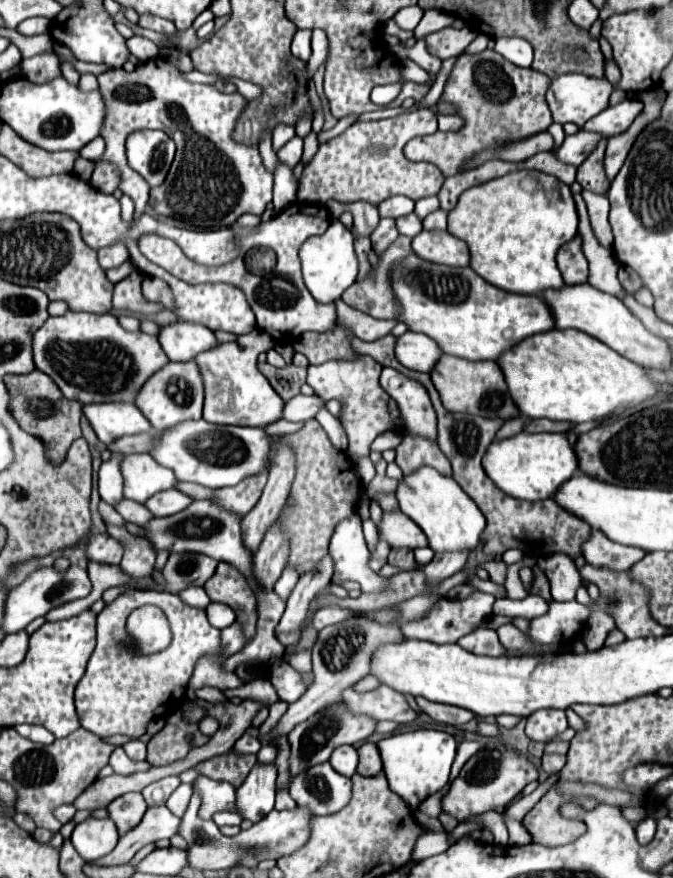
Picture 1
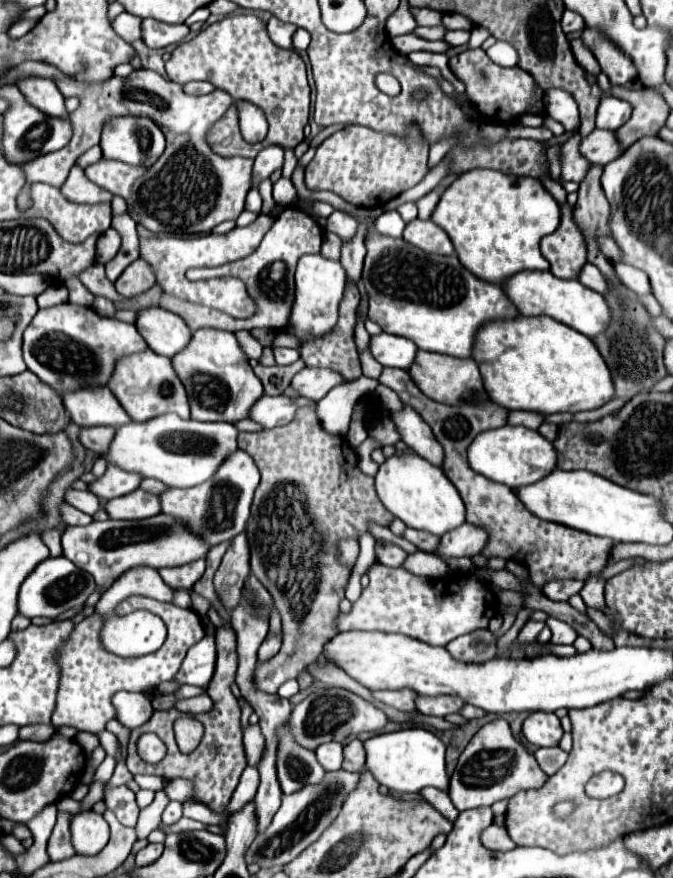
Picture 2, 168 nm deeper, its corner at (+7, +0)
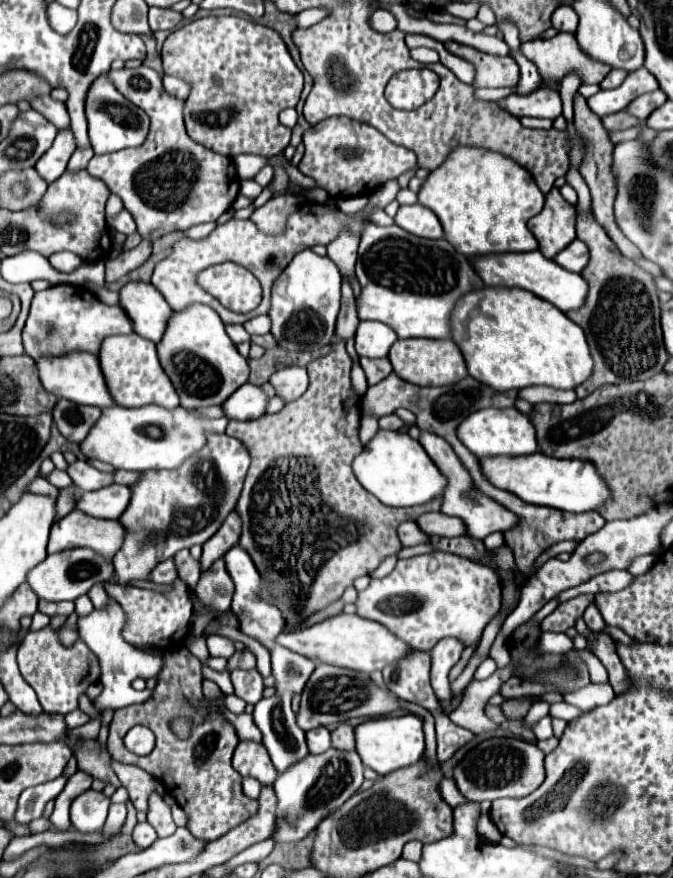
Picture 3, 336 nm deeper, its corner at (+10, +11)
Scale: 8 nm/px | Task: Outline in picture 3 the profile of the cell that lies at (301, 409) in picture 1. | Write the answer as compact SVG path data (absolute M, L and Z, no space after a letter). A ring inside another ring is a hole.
M245 383L221 407L227 419L249 421L249 419L257 419L261 413L265 415L267 401L269 401L267 395L257 385Z

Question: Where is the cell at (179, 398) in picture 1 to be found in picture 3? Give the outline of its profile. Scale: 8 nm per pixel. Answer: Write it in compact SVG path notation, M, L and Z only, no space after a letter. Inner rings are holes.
M137 333L107 337L103 339L101 349L99 349L99 363L101 363L101 371L105 377L109 395L117 405L143 407L143 405L153 403L165 409L179 407L179 397L173 385L169 383L169 377L165 375L165 371L161 371L153 341L139 337Z

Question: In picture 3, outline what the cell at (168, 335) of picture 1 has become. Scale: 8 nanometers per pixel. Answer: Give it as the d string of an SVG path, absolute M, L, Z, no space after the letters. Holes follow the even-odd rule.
M129 281L119 291L119 305L131 319L133 331L145 339L159 341L165 333L165 321L171 315L171 307L163 295L143 281Z

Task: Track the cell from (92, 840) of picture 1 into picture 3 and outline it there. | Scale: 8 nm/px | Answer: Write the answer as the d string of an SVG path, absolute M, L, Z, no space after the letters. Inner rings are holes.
M85 791L71 803L71 823L81 833L95 833L107 819L111 799L103 791Z

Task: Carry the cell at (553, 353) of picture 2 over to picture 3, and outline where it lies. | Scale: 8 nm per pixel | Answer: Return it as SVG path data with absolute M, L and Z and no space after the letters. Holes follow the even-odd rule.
M485 285L461 295L449 315L449 329L453 343L463 353L469 375L495 391L529 385L575 389L593 373L593 359L581 327L525 289Z

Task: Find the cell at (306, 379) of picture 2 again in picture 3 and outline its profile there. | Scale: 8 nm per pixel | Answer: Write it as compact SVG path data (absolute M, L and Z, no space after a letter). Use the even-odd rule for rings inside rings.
M285 367L277 373L273 373L269 383L273 385L275 393L285 403L291 403L291 401L299 399L303 391L307 391L307 385L309 385L307 369L305 367Z

